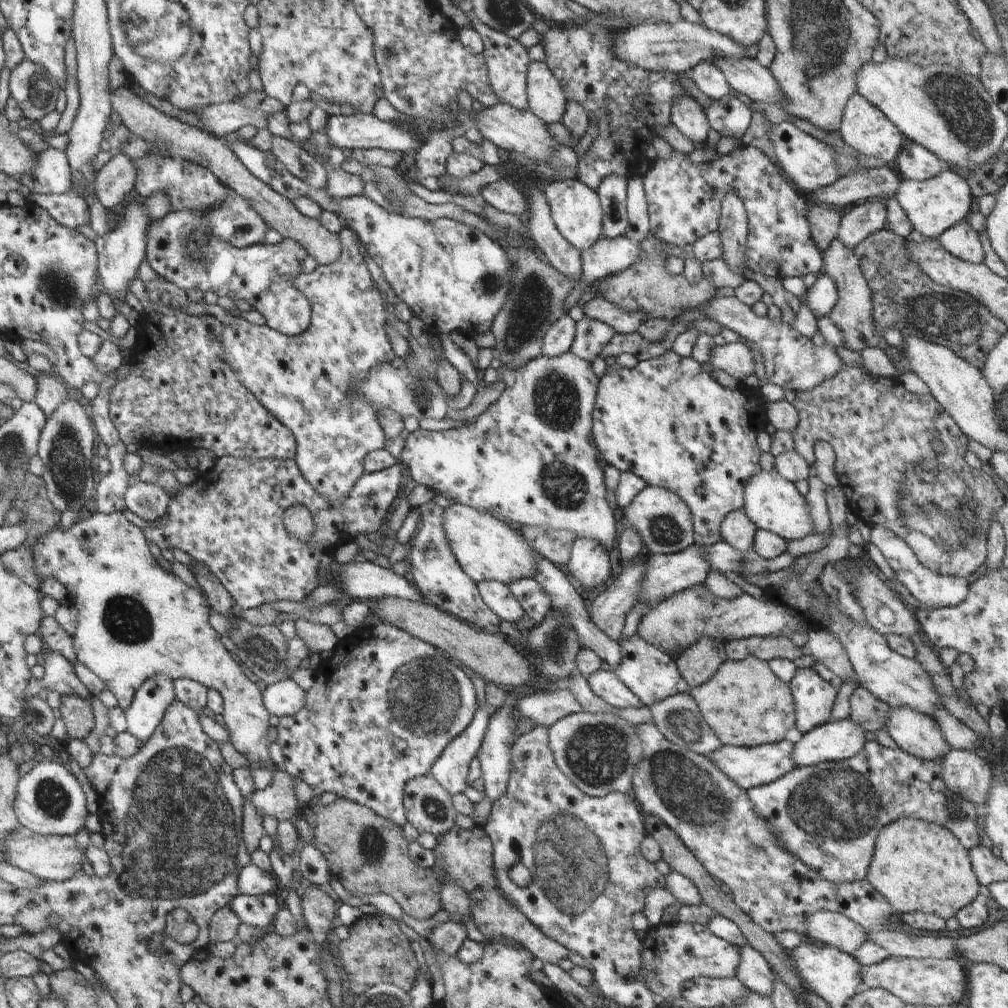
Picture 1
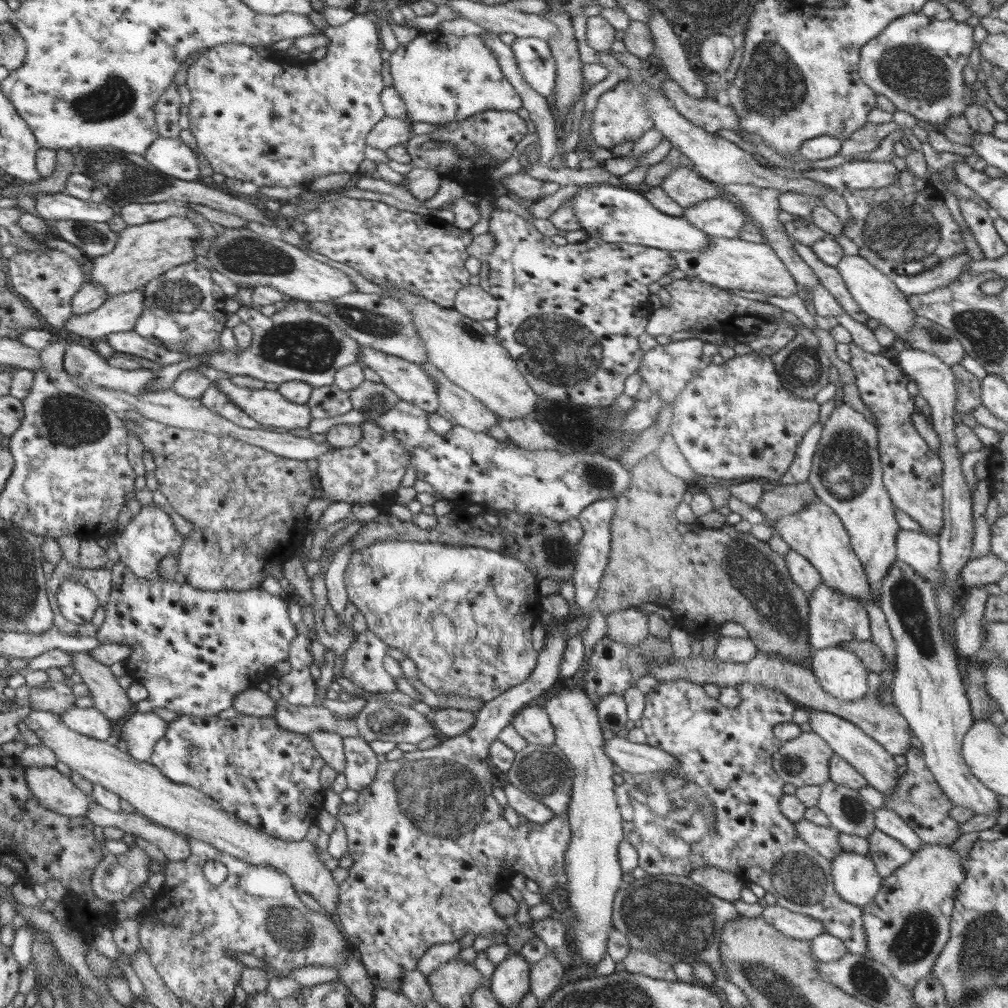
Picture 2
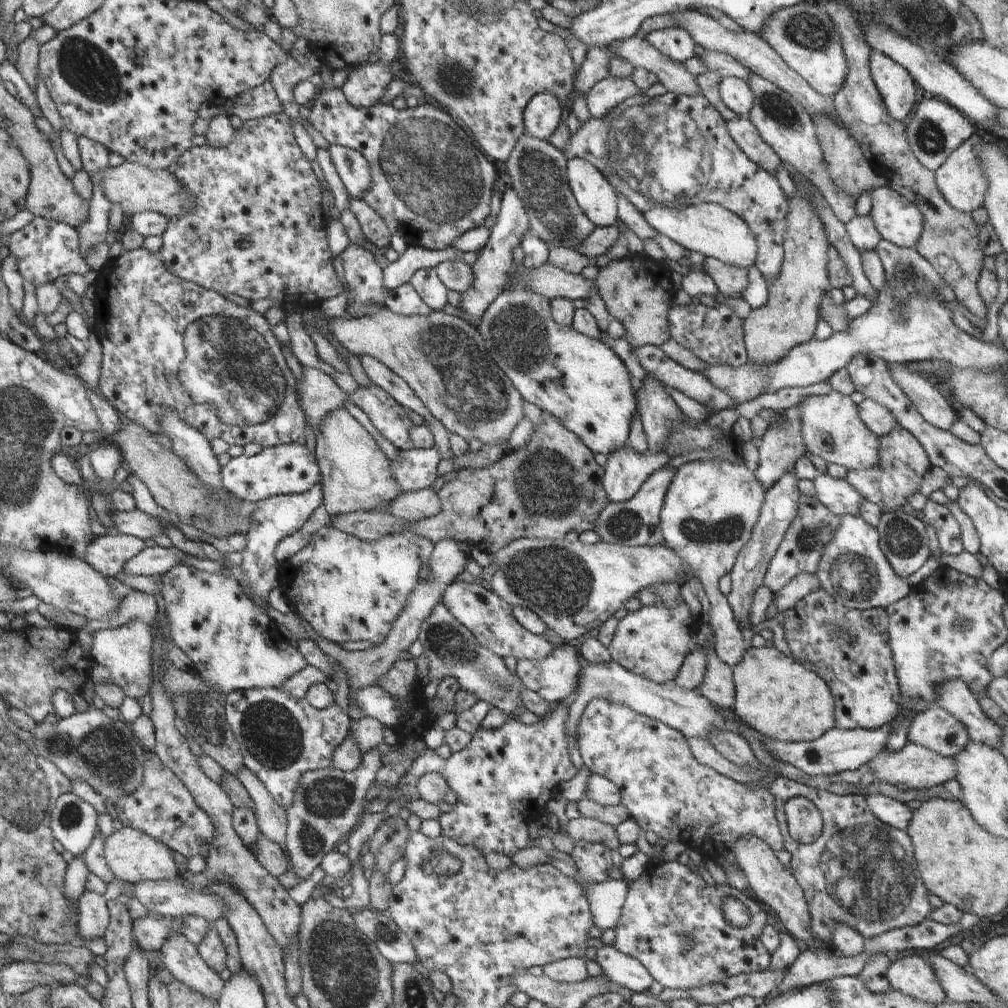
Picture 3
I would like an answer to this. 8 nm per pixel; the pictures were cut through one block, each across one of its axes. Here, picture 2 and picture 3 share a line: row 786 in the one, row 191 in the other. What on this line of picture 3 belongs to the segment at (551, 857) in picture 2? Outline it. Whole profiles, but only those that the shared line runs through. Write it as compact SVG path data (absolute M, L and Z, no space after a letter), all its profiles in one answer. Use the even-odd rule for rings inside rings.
M324 64L319 67L319 75L324 80L324 85L318 91L318 95L310 106L310 116L308 122L318 131L330 145L344 146L357 152L360 152L368 164L370 164L370 174L372 174L372 184L370 190L362 196L362 201L366 202L382 220L386 223L391 234L400 234L404 238L406 245L418 246L430 251L437 251L438 249L446 249L458 236L469 232L478 227L483 227L484 221L490 215L490 204L492 198L492 191L494 188L494 181L496 180L496 168L492 162L488 162L488 158L481 152L479 146L474 142L468 133L456 121L450 117L445 110L438 105L431 103L420 103L416 108L396 110L389 104L374 104L370 107L354 108L344 98L339 88L333 84L333 71L326 70Z

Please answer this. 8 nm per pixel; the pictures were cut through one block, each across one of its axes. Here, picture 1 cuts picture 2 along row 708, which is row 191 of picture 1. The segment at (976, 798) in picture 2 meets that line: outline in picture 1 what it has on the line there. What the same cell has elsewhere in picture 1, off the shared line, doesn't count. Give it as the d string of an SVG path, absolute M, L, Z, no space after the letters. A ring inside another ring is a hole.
M944 168L938 176L925 181L902 179L895 197L902 210L908 215L913 230L923 238L936 239L945 230L951 229L971 211L973 196L957 172Z

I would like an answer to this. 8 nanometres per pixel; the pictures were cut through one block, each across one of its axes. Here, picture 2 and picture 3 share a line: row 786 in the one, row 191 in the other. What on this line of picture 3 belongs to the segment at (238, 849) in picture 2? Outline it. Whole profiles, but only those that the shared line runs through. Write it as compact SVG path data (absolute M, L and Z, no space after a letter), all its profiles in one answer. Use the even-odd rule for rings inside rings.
M127 161L120 166L108 166L104 170L104 180L100 188L102 194L108 198L108 202L119 204L124 215L128 217L138 212L153 211L168 219L182 218L196 204L194 194L182 186L182 182L176 176L172 176L168 169L150 170L140 164Z

